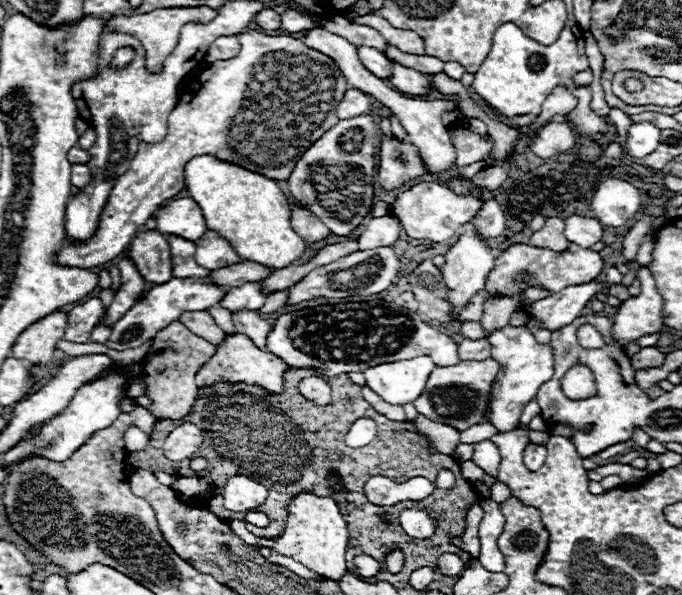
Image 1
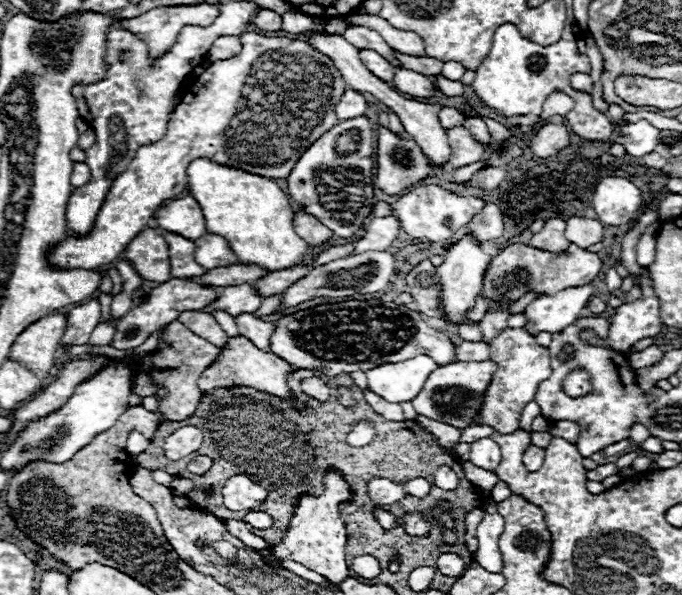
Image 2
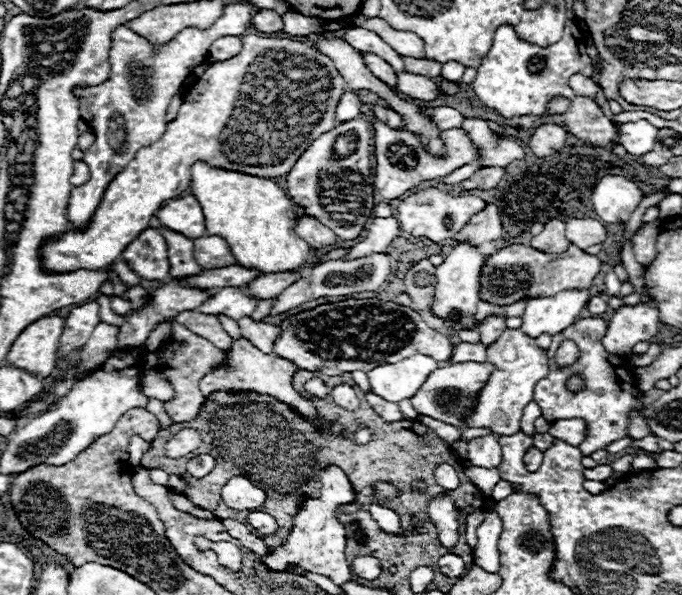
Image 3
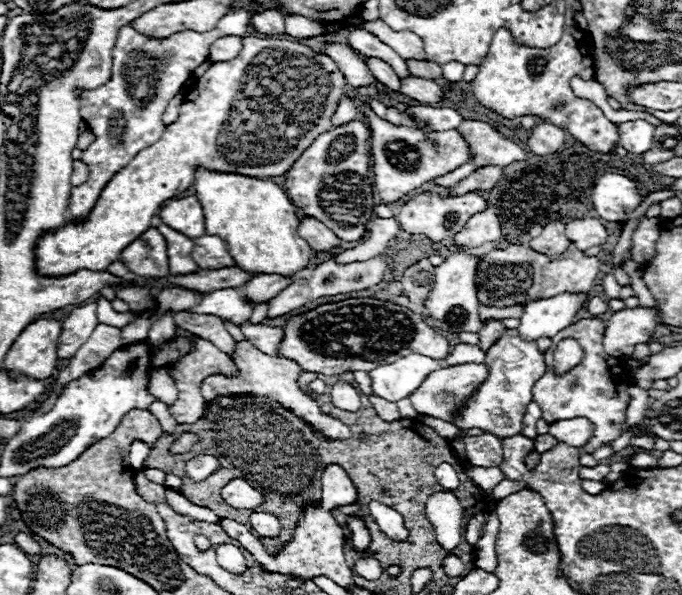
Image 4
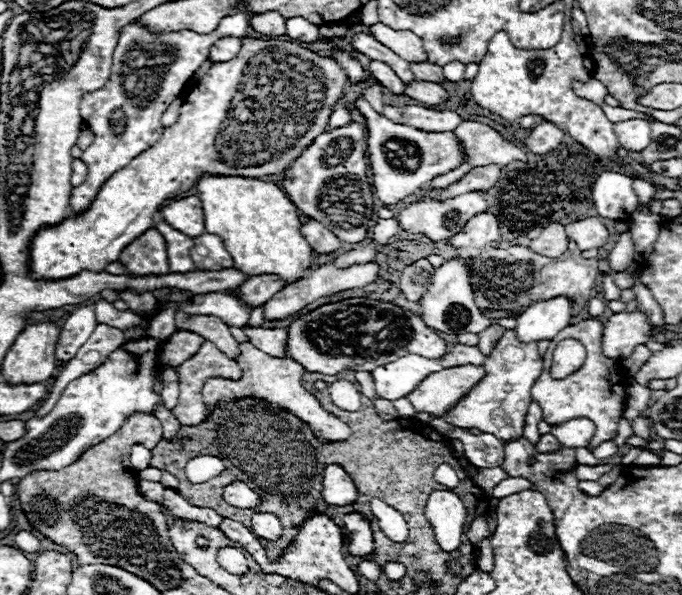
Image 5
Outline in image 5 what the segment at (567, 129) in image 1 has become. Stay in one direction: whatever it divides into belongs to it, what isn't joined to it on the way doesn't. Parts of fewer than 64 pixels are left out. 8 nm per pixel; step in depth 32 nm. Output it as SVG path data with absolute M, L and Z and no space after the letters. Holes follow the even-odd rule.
M542 122L532 128L532 132L524 140L524 144L534 154L548 154L560 146L562 138L564 138L564 130L560 130L558 126L550 124L550 122Z

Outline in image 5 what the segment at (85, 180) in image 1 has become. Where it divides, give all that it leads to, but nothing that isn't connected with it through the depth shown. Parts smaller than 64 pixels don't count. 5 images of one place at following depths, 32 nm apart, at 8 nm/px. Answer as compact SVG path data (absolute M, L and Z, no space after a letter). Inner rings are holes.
M82 160L72 162L72 186L80 186L88 176L88 166Z

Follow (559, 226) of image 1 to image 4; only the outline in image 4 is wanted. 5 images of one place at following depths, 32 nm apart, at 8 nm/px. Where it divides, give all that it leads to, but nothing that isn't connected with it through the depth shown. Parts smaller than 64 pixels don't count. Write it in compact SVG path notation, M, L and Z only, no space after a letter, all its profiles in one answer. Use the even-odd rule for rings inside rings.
M558 220L546 224L542 234L530 240L530 248L534 248L536 252L542 252L542 254L550 254L550 256L566 252L568 244L570 244L570 240L564 234L564 224Z

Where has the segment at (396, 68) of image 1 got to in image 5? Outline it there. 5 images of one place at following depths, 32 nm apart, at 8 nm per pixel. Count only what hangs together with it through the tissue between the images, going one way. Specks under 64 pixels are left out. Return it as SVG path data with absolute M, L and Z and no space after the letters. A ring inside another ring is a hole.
M412 80L410 84L406 84L406 96L426 104L426 106L434 106L434 104L442 104L444 100L448 100L446 90L440 84L434 82L424 82L424 80Z

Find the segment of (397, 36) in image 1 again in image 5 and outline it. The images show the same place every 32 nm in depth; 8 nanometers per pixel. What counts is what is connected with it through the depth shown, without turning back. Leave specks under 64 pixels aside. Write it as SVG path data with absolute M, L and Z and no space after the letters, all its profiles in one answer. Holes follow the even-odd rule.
M376 22L376 24L368 26L368 30L376 36L378 42L382 42L390 50L394 50L406 62L428 60L424 48L422 48L422 40L414 32L408 32L408 30L392 30L386 24L382 24L382 22Z

